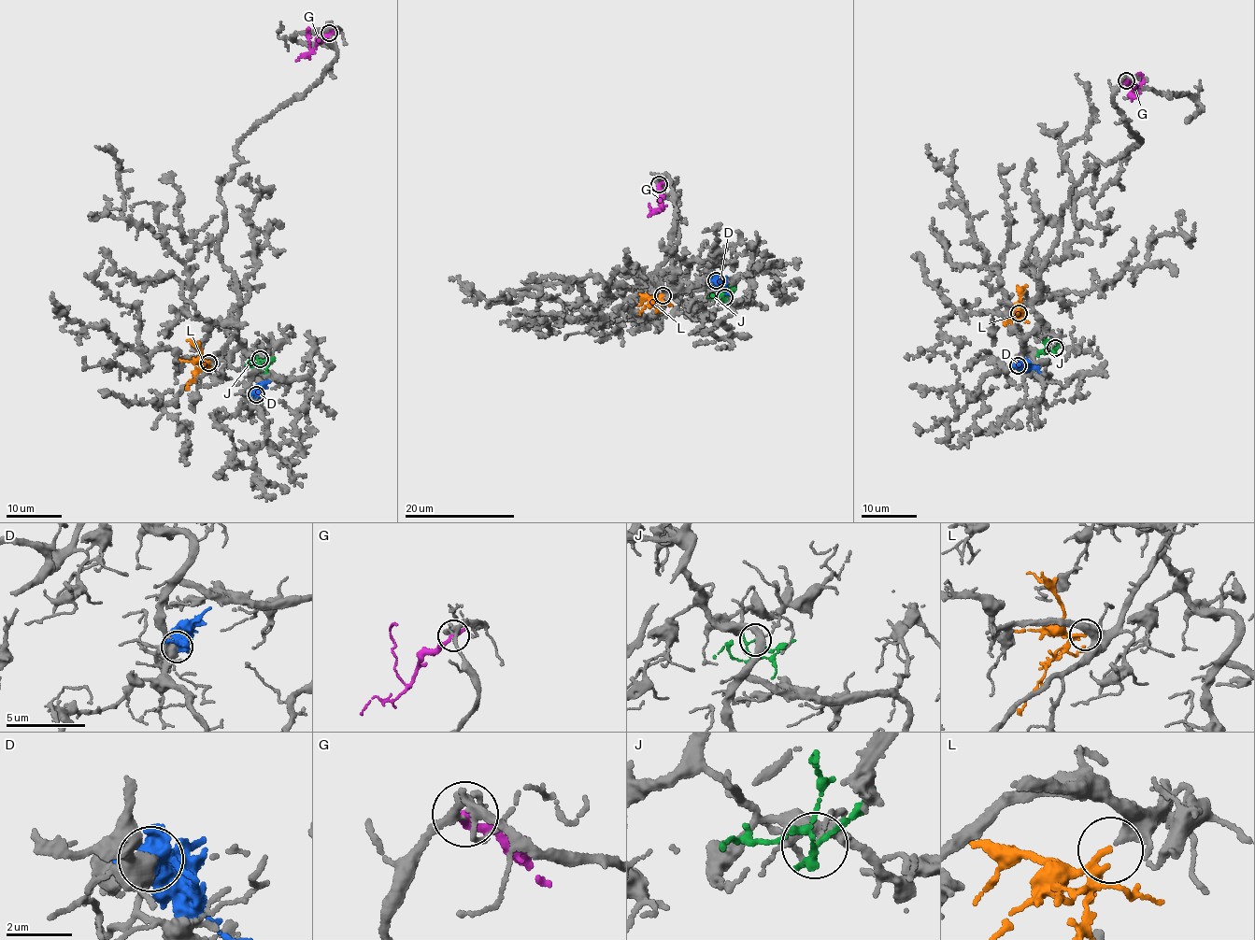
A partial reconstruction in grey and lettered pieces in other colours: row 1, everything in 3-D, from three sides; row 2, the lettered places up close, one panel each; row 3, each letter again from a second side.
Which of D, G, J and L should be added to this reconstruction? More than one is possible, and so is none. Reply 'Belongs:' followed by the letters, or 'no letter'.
Belongs: L

